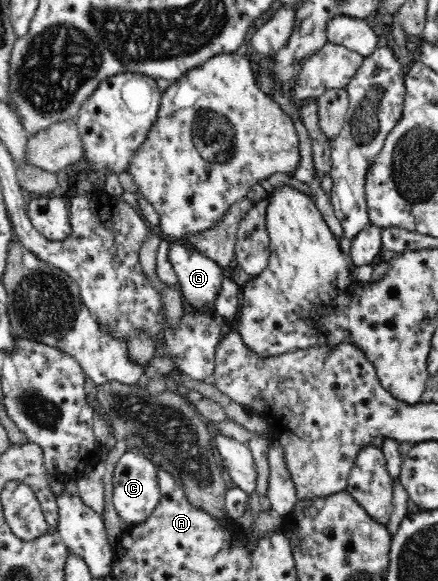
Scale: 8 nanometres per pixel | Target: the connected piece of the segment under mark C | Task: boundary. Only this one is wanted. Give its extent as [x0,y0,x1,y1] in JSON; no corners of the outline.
[112,451,159,525]

